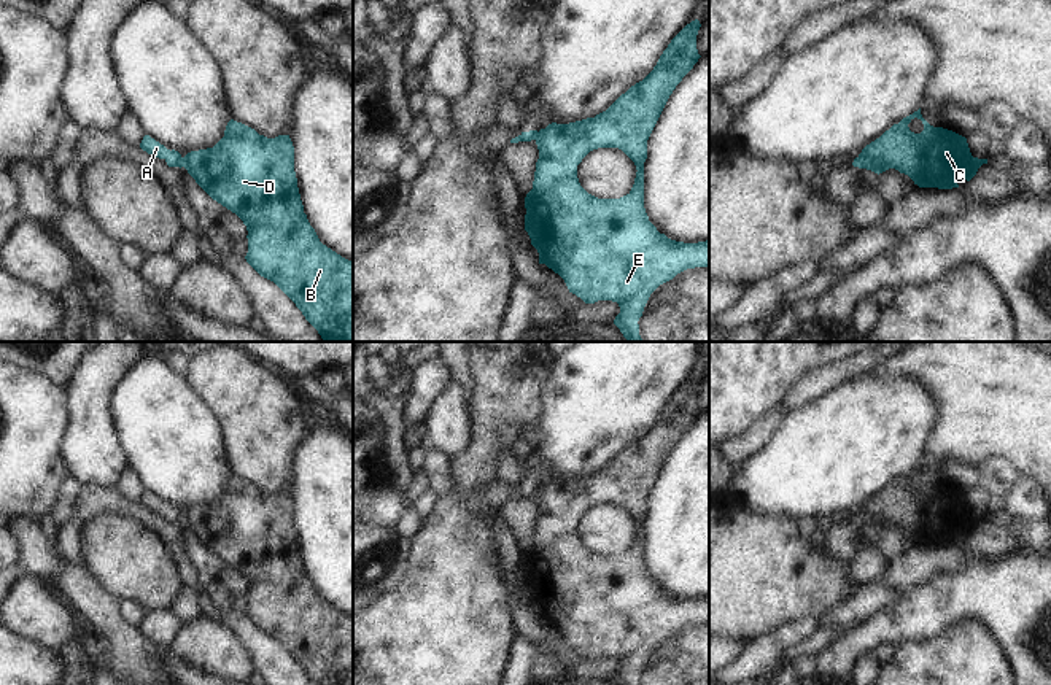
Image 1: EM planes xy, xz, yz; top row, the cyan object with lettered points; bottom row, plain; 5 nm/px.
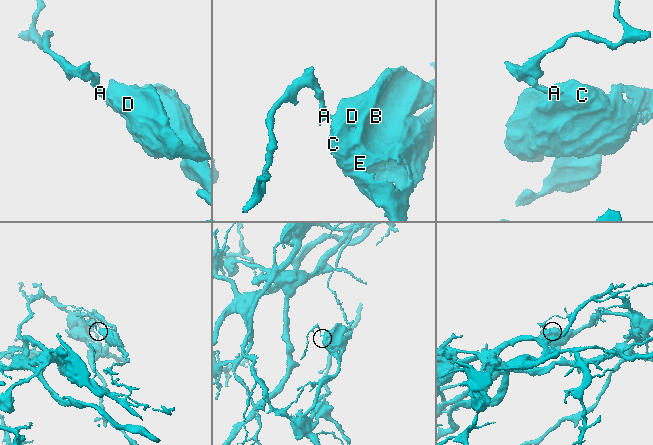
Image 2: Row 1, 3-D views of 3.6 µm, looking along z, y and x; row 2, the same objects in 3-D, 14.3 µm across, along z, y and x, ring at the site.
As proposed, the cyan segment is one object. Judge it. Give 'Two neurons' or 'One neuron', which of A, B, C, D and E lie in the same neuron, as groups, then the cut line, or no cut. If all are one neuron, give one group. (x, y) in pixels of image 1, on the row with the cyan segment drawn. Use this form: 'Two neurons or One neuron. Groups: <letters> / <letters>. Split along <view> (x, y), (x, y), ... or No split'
Two neurons. Groups: A / B C D E. Split along xy (182, 158), (183, 166)

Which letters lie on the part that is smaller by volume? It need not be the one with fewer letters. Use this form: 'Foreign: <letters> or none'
Foreign: A

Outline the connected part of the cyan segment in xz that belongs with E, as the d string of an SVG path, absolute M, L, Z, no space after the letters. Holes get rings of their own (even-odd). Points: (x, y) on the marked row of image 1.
M698 19L668 45L653 70L622 94L606 111L569 124L552 122L539 130L533 189L525 197L525 230L539 253L539 264L558 273L569 292L585 304L612 300L620 307L614 324L628 342L642 342L639 318L650 294L677 273L709 267L709 240L684 243L660 234L644 208L647 140L676 86L701 57L696 49ZM619 148L636 165L631 191L620 199L598 199L579 183L577 165L593 149Z

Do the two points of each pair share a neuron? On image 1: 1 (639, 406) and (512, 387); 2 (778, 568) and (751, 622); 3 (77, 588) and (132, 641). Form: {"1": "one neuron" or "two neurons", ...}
{"1": "two neurons", "2": "one neuron", "3": "one neuron"}

